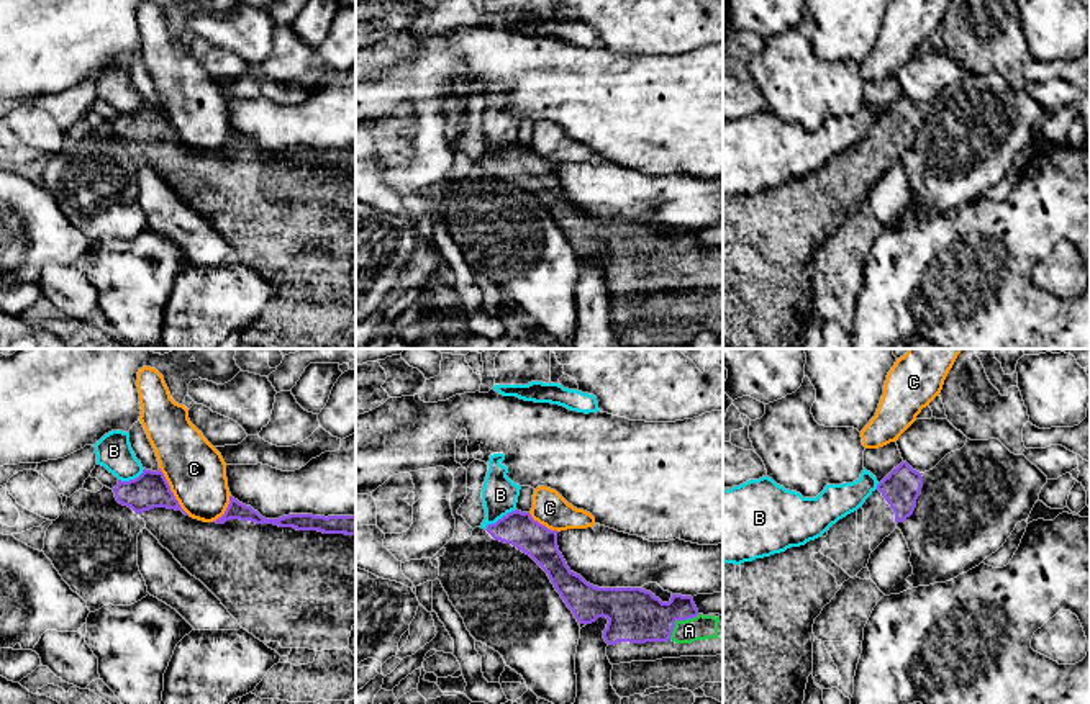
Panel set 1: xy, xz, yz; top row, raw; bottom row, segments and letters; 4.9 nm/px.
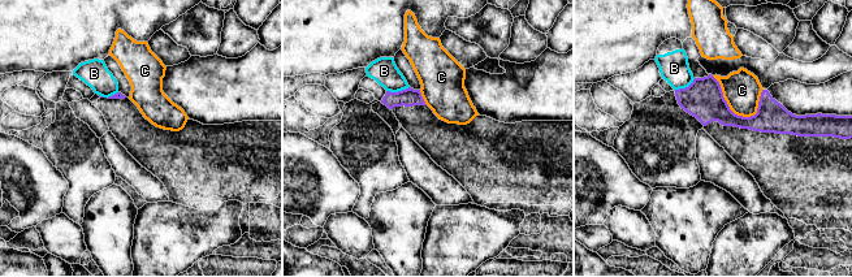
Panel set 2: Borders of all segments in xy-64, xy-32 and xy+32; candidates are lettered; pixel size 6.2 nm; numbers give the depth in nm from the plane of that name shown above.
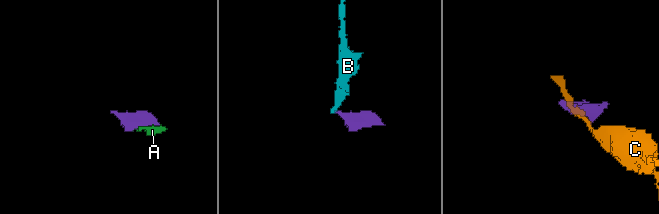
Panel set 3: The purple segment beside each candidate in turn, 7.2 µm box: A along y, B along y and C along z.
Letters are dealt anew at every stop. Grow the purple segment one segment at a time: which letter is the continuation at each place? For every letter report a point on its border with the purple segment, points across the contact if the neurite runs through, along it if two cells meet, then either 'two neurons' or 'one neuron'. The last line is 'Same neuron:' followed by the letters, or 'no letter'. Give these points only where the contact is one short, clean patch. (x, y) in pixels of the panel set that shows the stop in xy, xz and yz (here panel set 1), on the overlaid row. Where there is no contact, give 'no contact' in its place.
A: contact xz (679, 619); one neuron
B: contact xz (499, 519); border xz (515, 508), (485, 529); two neurons
C: contact xy (171, 491); border xy (159, 467), (174, 498), (189, 514); two neurons
Same neuron: A

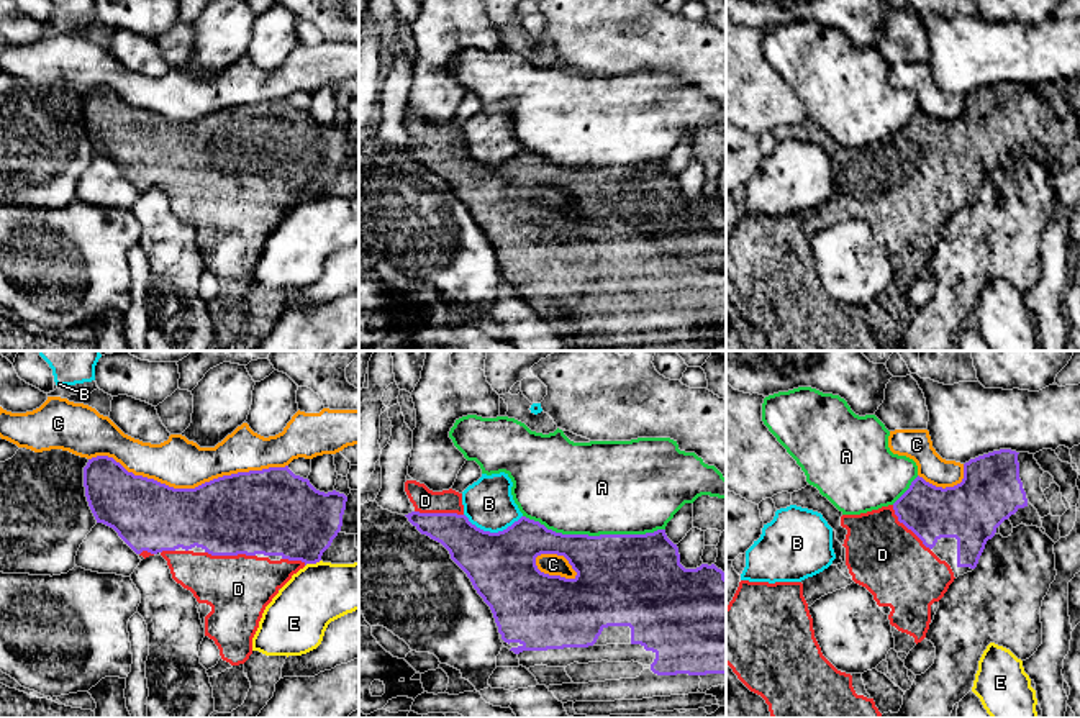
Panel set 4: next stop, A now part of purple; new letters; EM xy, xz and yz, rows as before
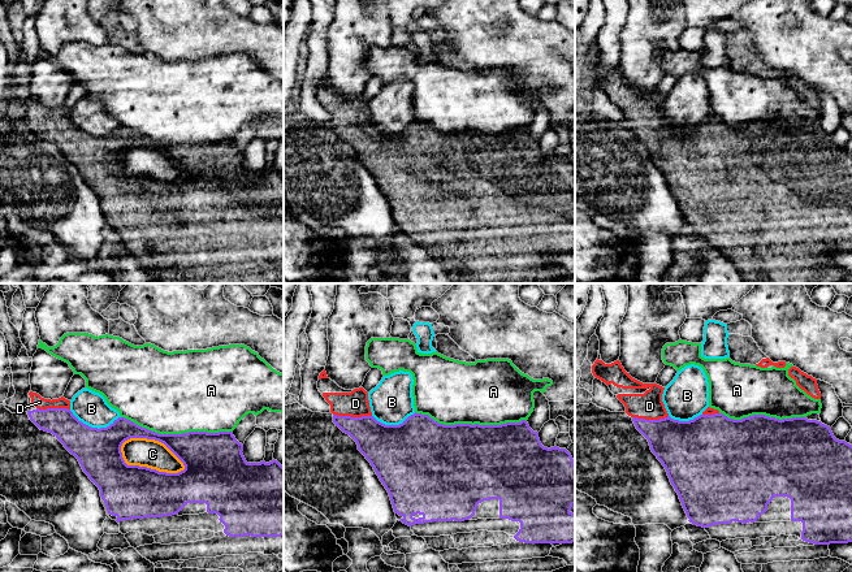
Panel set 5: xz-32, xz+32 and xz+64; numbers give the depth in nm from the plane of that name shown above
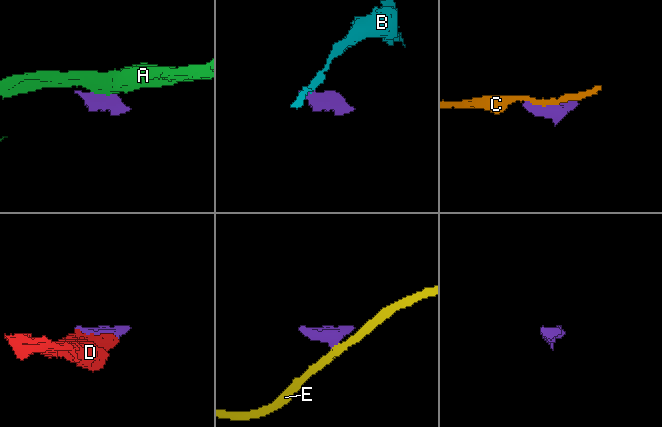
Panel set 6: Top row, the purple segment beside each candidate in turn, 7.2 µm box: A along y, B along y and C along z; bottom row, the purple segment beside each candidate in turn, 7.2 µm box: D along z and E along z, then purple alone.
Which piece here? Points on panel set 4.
A: contact xz (594, 536); two neurons
B: contact xz (492, 533); border xz (464, 513), (472, 523), (490, 531), (505, 530), (521, 515); two neurons
C: contact xy (189, 489); two neurons
D: contact xy (230, 554); one neuron
E: contact xy (312, 563); border xy (320, 559), (305, 566); two neurons
Same neuron: D

